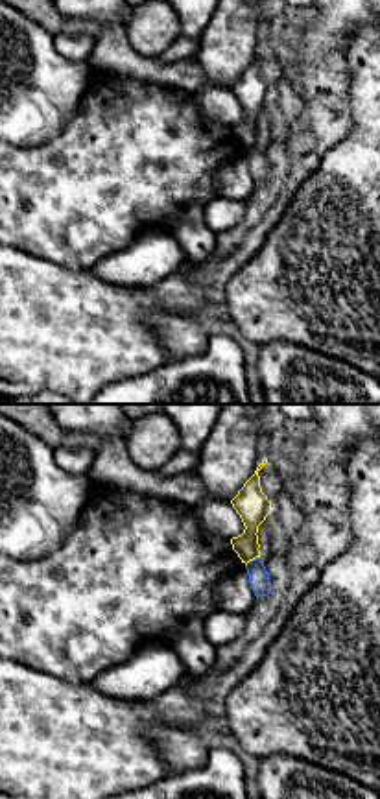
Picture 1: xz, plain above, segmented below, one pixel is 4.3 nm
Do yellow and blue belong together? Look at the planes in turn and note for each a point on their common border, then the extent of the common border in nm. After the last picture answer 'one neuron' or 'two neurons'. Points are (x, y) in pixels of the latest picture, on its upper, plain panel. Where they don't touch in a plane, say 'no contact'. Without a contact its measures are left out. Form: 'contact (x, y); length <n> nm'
contact (251, 146); length 80 nm

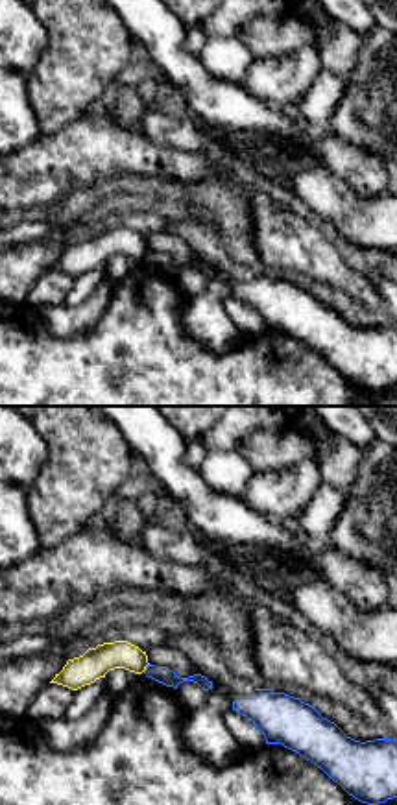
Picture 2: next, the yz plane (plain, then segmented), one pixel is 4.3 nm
contact (146, 252); length 50 nm

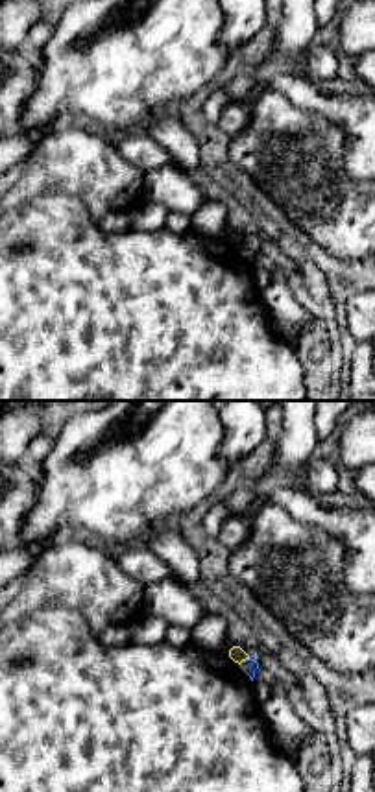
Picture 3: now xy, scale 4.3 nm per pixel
contact (244, 246); length 60 nm

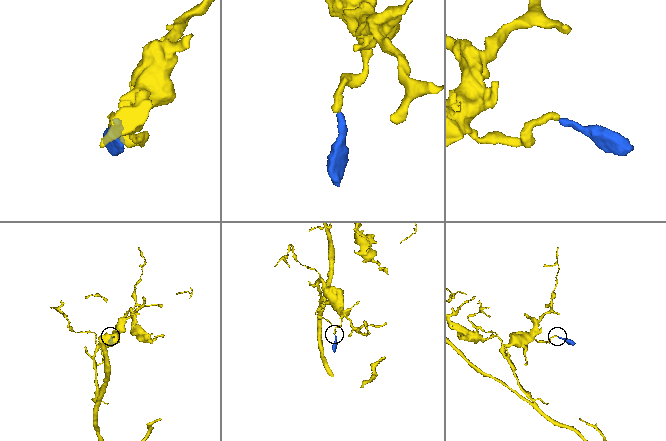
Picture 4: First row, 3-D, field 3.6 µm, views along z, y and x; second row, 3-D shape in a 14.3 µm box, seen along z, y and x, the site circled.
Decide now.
two neurons

